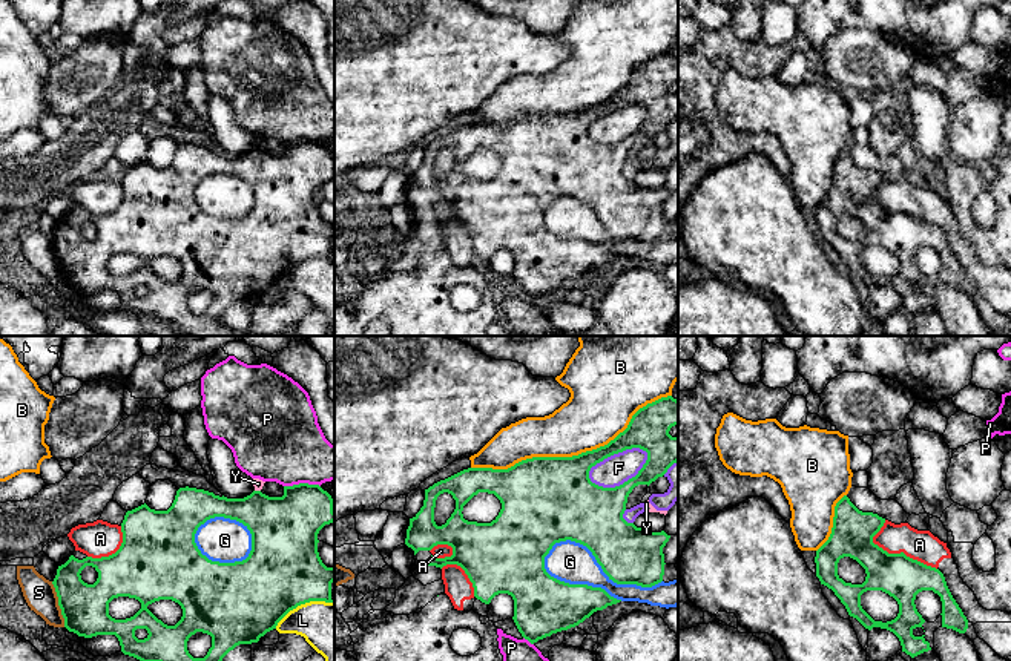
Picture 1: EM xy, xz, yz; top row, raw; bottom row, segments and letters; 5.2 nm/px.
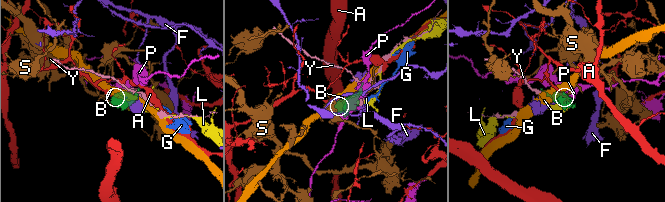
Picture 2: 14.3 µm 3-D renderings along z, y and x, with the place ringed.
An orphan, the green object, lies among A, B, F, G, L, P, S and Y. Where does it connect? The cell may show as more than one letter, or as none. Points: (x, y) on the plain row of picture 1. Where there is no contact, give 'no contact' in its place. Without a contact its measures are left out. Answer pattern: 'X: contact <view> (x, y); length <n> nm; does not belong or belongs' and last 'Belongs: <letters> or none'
A: contact yz (902, 209); length 380 nm; does not belong
B: contact xz (573, 112); length 1100 nm; does not belong
F: contact xz (614, 109); length 340 nm; does not belong
G: contact xz (600, 221); length 650 nm; does not belong
L: contact xy (302, 259); length 340 nm; does not belong
P: contact xy (301, 140); length 190 nm; does not belong
S: contact xy (59, 261); length 260 nm; does not belong
Y: contact xy (258, 147); length 30 nm; does not belong
Belongs: none

